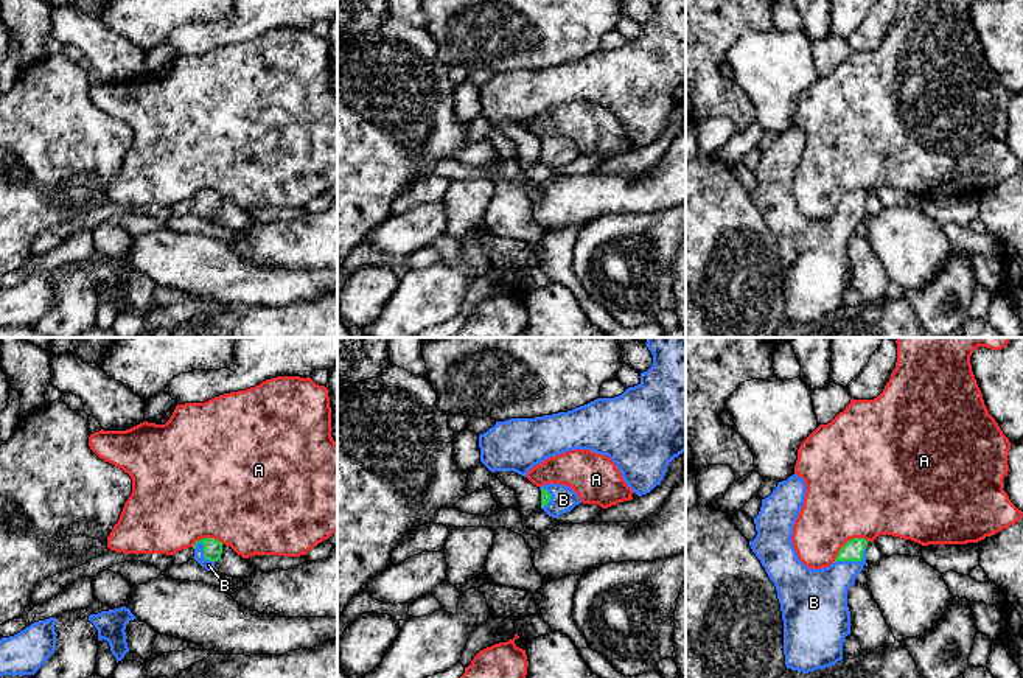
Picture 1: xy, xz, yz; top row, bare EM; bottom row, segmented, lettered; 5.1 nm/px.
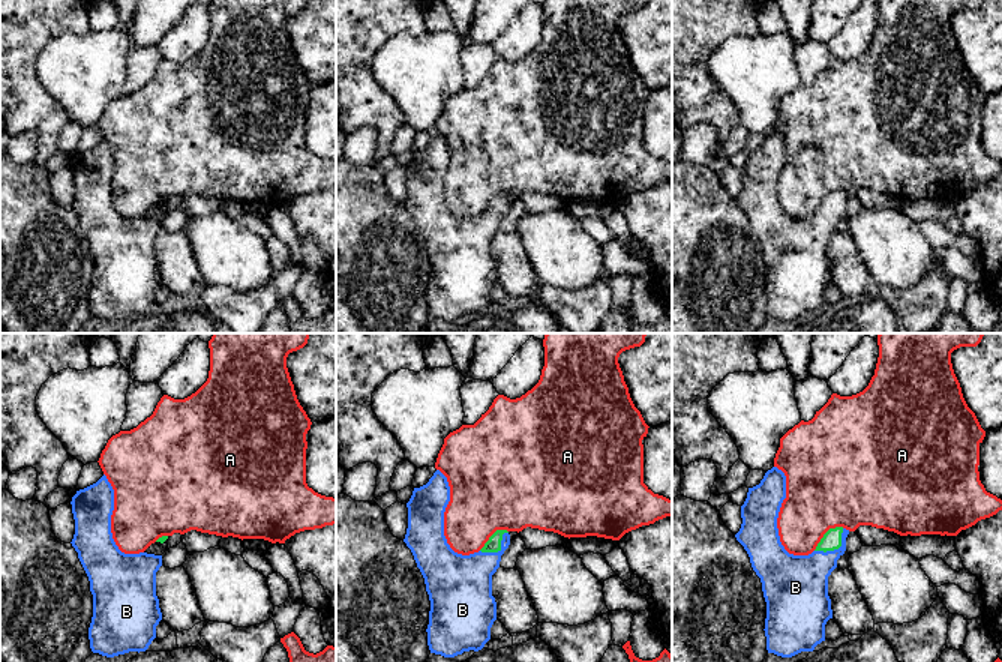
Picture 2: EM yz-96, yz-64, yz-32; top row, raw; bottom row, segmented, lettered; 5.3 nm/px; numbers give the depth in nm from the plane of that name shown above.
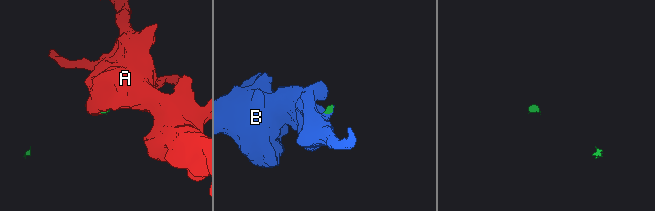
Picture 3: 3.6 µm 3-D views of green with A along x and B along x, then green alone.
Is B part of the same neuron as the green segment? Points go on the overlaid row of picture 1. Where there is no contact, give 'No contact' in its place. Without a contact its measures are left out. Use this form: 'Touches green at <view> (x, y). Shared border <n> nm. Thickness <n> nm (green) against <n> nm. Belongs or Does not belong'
Touches green at yz (852, 560). Shared border 190 nm. Thickness 110 nm (green) against 280 nm. Belongs

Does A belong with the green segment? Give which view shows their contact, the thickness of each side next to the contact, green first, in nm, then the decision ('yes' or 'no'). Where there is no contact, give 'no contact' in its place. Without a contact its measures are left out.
yz | 110/460 nm | no

